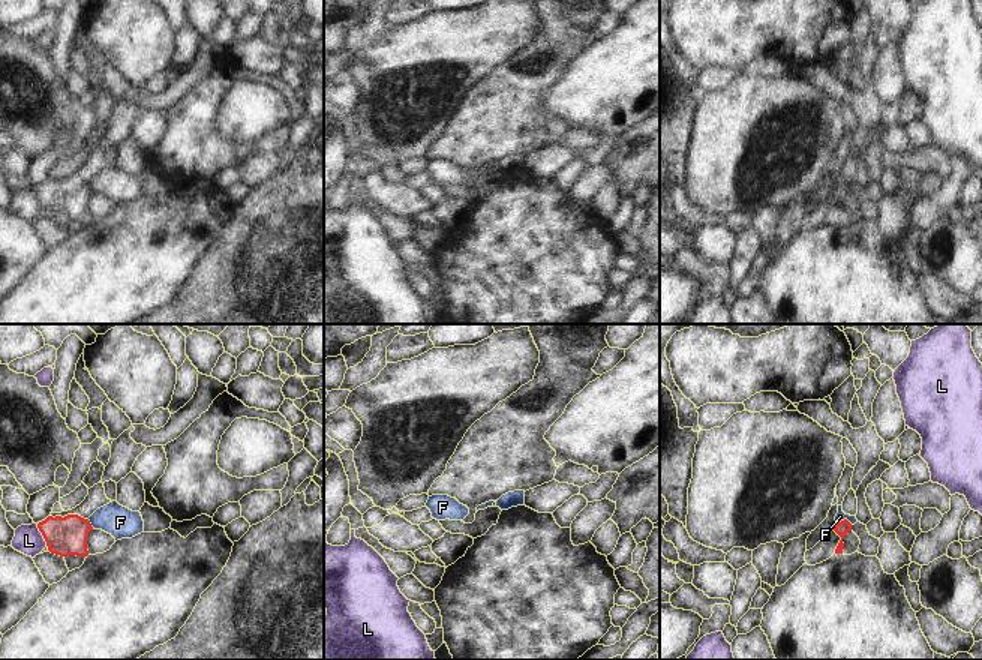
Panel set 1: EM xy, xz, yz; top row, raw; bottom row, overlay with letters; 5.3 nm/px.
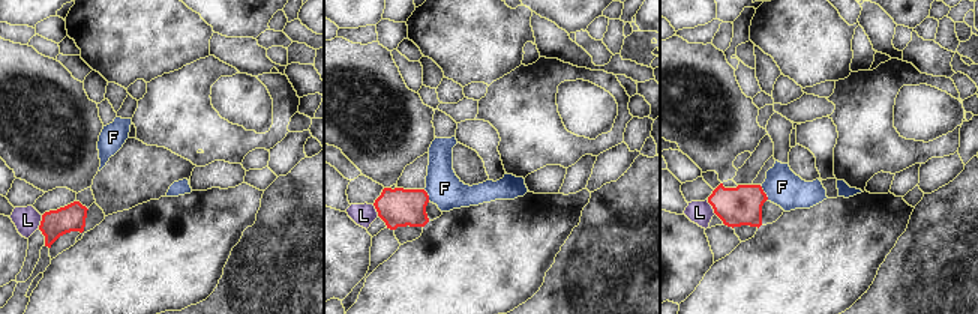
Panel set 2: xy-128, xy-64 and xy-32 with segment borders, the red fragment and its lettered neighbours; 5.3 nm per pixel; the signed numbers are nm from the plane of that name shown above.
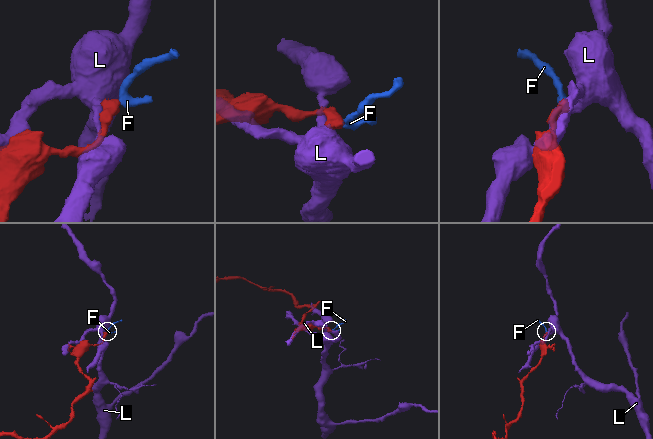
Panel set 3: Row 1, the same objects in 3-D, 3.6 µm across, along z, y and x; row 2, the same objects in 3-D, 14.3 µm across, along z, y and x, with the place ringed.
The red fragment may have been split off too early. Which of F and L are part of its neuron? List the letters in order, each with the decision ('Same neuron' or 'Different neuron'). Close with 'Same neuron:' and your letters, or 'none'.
F: Different neuron
L: Different neuron
Same neuron: none

